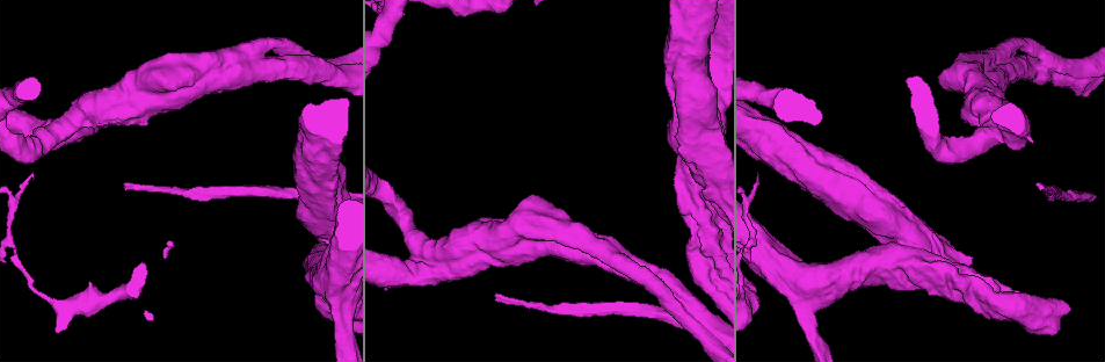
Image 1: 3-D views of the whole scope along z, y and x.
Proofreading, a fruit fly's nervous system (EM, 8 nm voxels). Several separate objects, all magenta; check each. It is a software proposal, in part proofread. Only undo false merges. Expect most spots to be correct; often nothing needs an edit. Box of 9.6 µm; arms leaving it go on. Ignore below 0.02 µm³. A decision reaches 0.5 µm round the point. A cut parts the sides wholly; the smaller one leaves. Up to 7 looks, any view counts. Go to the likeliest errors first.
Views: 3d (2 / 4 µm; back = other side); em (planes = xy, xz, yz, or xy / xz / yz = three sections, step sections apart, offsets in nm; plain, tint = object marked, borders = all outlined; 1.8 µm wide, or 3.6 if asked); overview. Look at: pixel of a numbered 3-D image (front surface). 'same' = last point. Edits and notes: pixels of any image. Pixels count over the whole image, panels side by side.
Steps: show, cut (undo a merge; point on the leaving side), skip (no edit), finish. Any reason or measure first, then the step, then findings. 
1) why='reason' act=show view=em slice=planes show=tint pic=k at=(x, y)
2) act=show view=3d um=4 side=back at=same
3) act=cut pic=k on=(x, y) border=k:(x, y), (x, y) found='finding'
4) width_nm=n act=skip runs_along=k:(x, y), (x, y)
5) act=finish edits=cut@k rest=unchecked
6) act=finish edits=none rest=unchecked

why='three-way junction' act=show view=em um=3.6 slice=planes show=tint pic=1 at=(667, 296)

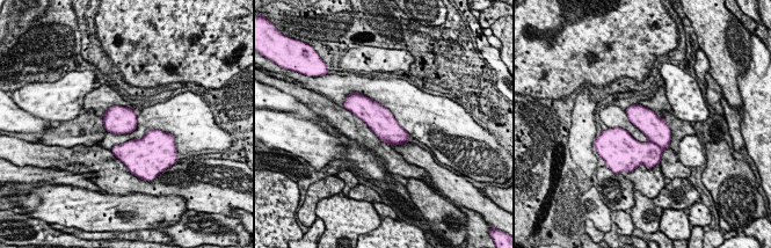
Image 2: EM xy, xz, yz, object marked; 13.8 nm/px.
act=cut pic=2 on=(654, 128) border=2:(648, 139), (662, 150) found='a second cell is stuck on'

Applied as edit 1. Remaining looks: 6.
act=show view=3d um=4 pic=1 at=(129, 110)

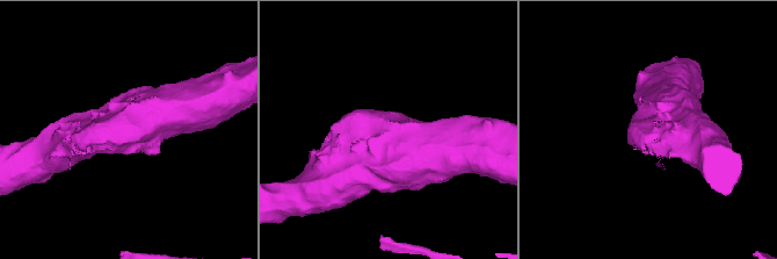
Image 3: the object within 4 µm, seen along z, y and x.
why='now the EM' act=show view=em um=3.6 slice=planes show=tint pic=3 at=(386, 147)

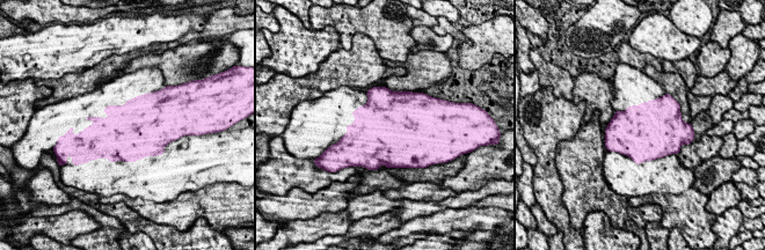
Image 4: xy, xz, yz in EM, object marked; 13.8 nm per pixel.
act=skip found='continuous, no second cell'

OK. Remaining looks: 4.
act=finish edits=cut@2 rest=unchecked

